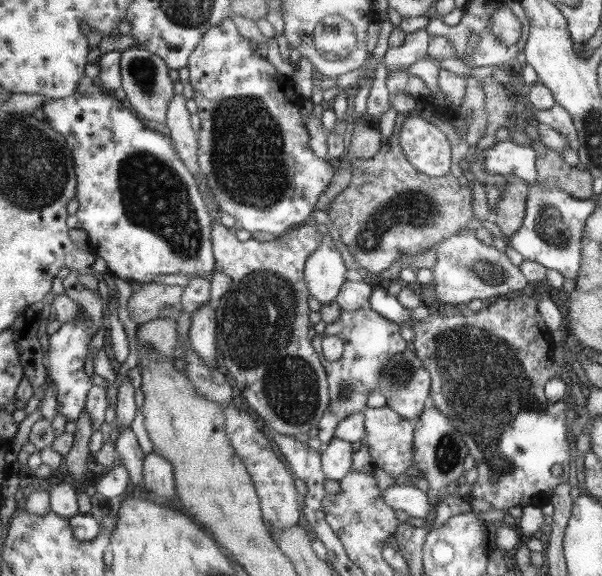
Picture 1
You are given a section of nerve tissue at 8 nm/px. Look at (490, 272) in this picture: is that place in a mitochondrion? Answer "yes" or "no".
yes

